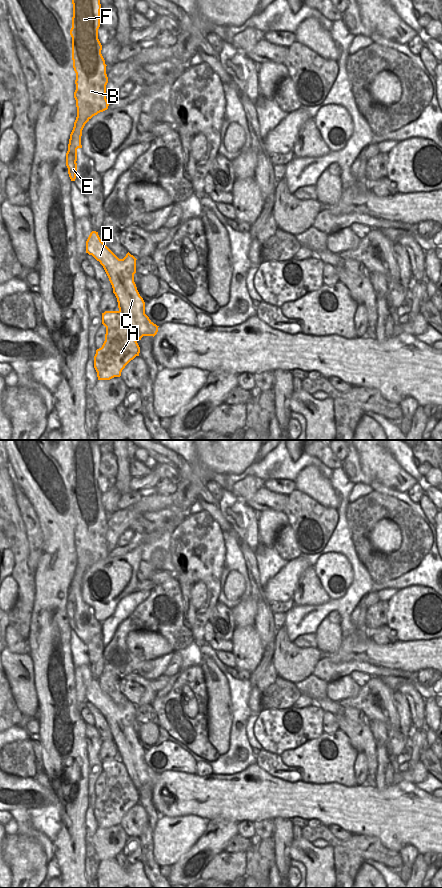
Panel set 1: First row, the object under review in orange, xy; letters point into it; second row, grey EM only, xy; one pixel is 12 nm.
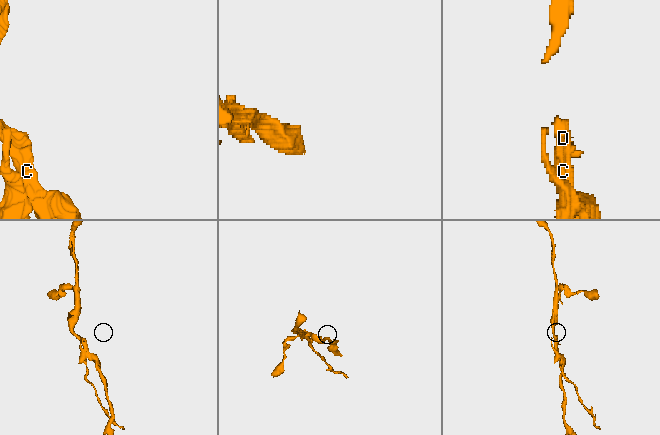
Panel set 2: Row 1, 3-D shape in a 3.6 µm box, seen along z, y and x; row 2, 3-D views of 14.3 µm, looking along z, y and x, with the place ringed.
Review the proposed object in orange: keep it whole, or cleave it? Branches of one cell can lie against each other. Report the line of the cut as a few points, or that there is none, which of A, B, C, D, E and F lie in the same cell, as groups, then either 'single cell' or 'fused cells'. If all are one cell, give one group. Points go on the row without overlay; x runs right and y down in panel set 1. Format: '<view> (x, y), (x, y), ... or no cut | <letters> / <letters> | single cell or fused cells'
xy (119, 758), (125, 765), (128, 775), (134, 783) | A / B C D E F | fused cells

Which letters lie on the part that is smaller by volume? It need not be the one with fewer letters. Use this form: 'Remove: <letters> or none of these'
Remove: A

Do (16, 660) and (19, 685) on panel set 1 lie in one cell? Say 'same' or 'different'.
same

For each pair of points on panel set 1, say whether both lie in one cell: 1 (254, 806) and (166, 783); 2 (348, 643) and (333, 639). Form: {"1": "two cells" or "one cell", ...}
{"1": "one cell", "2": "two cells"}

